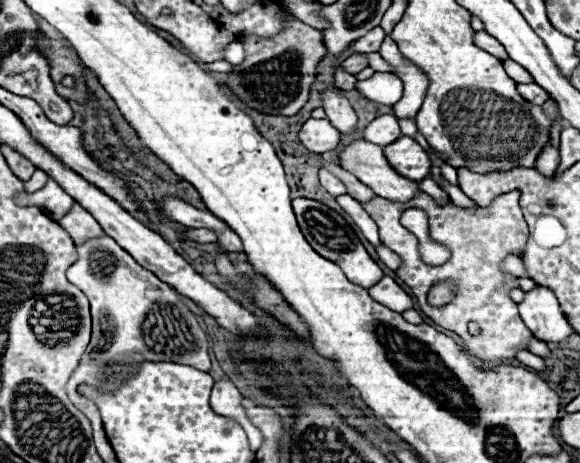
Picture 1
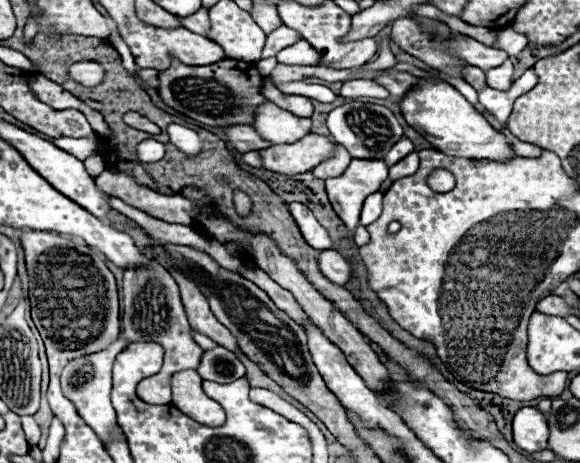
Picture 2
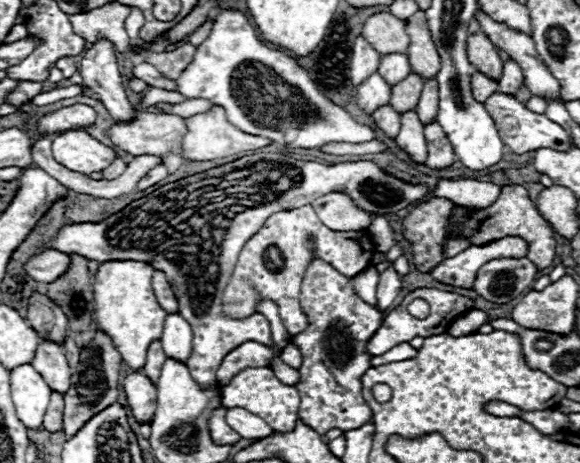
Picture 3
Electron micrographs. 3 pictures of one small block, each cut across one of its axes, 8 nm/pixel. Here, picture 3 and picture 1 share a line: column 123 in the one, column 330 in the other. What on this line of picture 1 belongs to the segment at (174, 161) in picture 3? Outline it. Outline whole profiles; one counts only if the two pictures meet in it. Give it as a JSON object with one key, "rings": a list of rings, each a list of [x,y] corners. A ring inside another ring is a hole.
{"rings":[[[310,118],[308,122],[304,122],[298,138],[304,144],[304,148],[308,148],[308,152],[322,154],[338,146],[340,132],[326,118],[322,120]]]}

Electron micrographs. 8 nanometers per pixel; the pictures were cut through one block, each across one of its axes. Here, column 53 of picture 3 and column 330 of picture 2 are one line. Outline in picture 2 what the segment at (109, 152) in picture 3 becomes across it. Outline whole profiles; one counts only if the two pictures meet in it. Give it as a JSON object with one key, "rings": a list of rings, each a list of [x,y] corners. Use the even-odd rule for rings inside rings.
{"rings":[[[308,134],[294,144],[270,146],[258,152],[266,170],[294,176],[308,172],[310,168],[320,164],[320,160],[326,160],[332,154],[332,148],[334,144],[330,138],[320,134]]]}

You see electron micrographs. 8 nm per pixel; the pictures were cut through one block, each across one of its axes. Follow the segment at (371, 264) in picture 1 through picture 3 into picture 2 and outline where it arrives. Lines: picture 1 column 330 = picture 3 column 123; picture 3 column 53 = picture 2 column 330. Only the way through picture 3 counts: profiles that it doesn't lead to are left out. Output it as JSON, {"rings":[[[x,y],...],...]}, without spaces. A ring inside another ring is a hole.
{"rings":[[[290,202],[288,208],[290,208],[290,214],[292,214],[292,218],[296,220],[296,224],[298,224],[304,240],[306,240],[312,248],[316,248],[316,250],[332,248],[332,242],[330,242],[328,232],[316,222],[314,214],[312,214],[304,204],[300,204],[300,202]]]}

